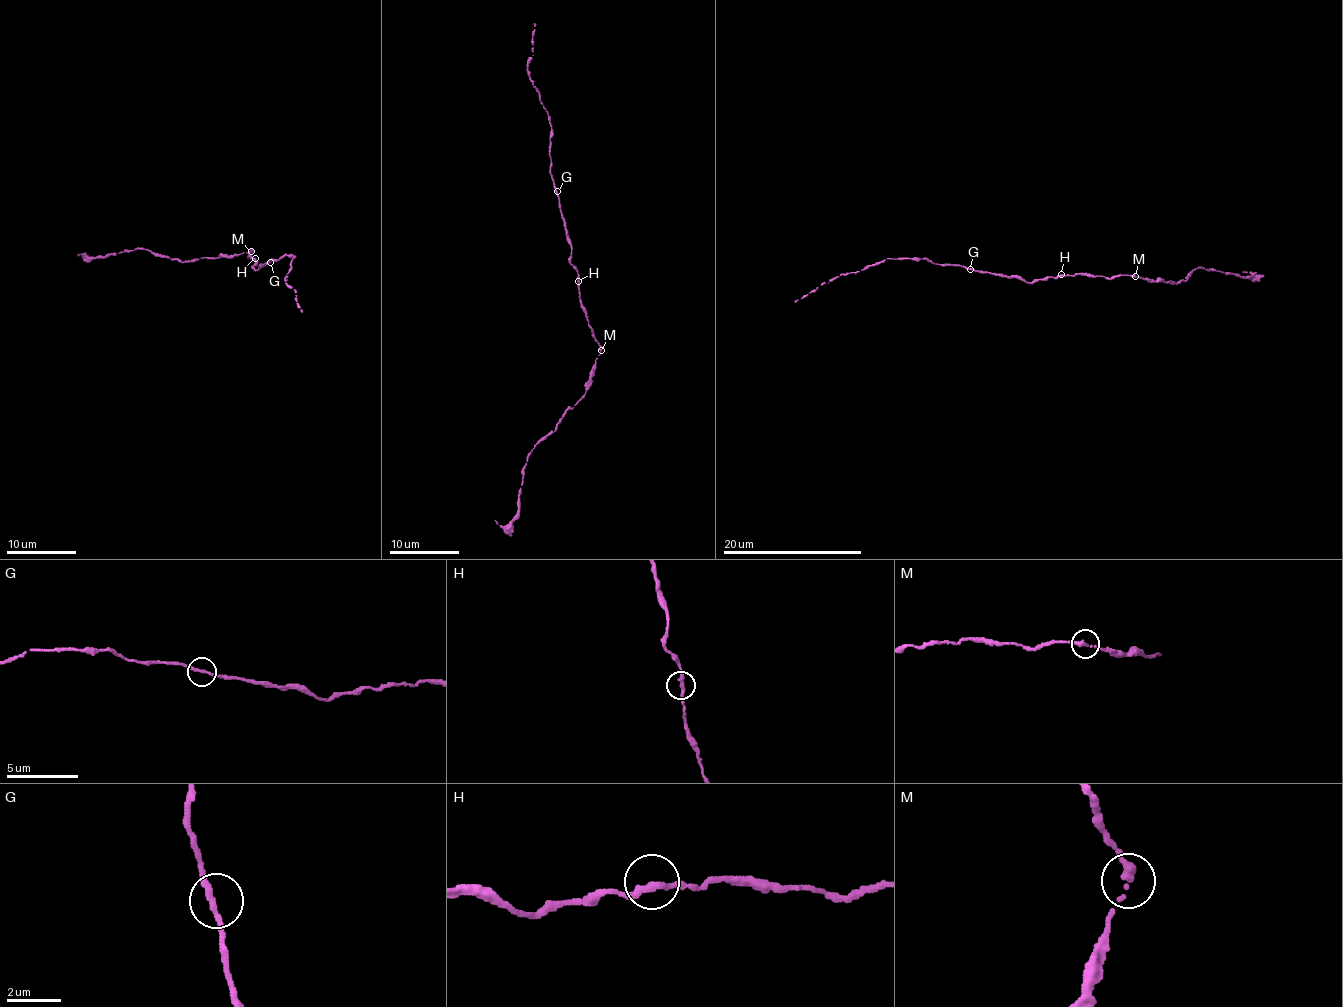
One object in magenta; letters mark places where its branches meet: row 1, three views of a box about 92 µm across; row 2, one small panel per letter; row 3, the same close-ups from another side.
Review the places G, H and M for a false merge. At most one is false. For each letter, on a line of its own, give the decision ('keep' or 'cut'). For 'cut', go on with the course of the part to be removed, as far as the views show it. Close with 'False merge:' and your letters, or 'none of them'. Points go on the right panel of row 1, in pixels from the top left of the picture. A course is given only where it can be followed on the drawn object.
G: keep
H: keep
M: cut | (1136, 275), (1144, 279), (1171, 280), (1174, 283), (1200, 267), (1245, 277), (1251, 277), (1252, 272), (1242, 272)
False merge: M

